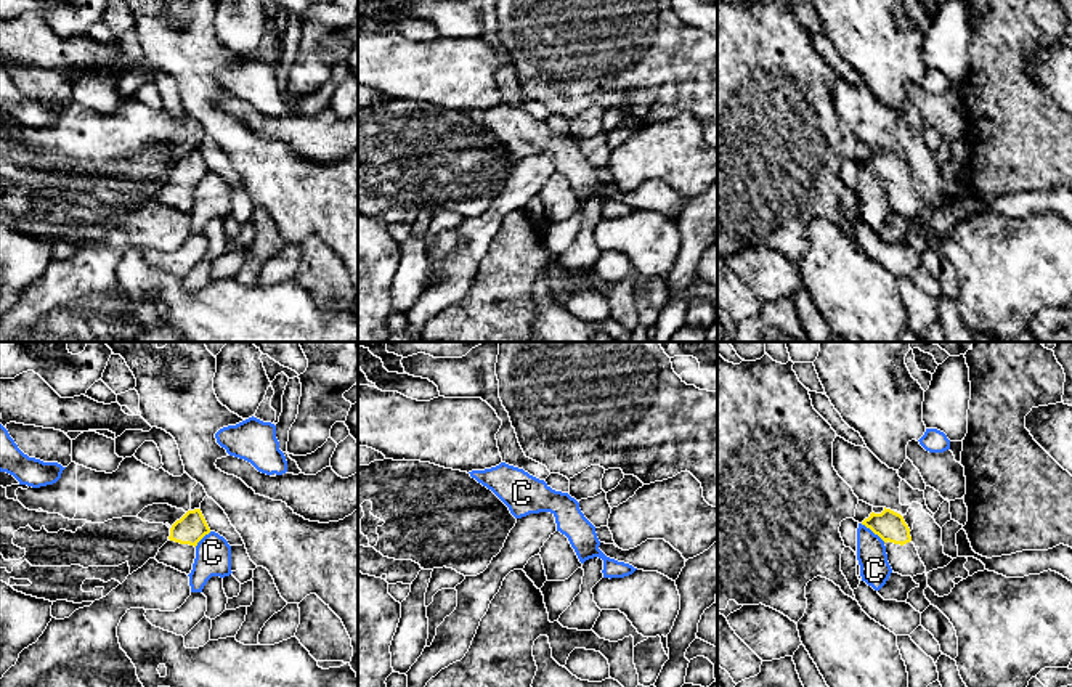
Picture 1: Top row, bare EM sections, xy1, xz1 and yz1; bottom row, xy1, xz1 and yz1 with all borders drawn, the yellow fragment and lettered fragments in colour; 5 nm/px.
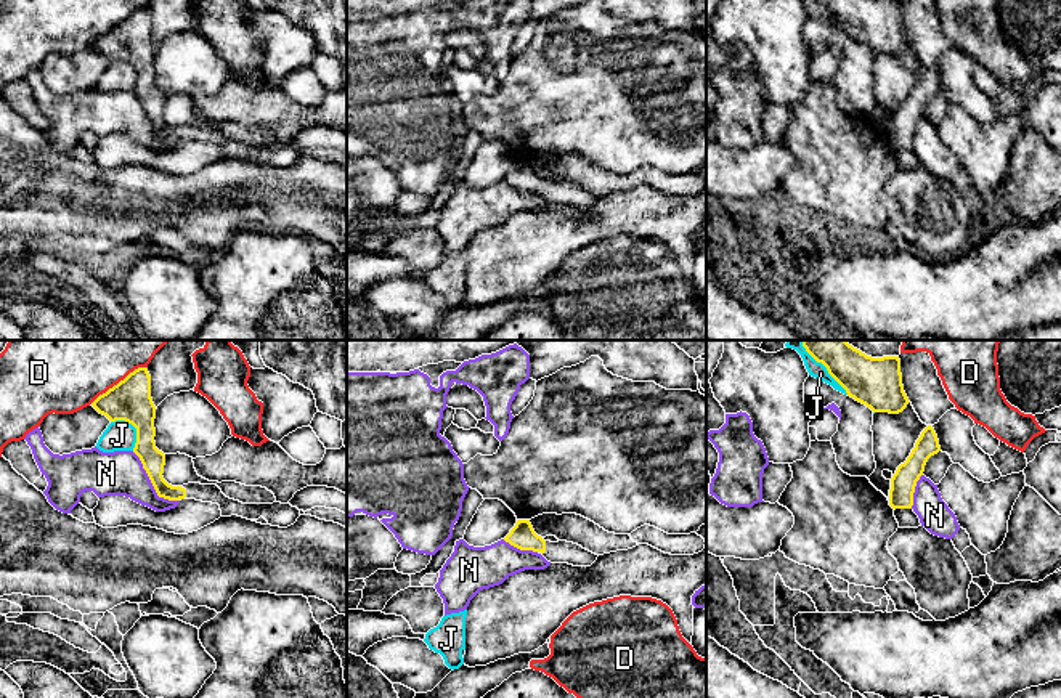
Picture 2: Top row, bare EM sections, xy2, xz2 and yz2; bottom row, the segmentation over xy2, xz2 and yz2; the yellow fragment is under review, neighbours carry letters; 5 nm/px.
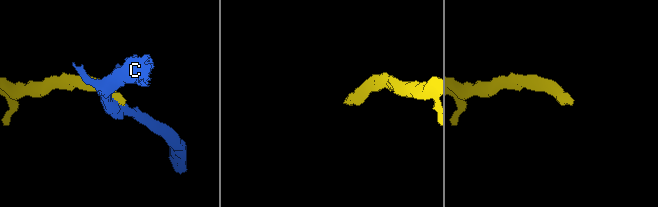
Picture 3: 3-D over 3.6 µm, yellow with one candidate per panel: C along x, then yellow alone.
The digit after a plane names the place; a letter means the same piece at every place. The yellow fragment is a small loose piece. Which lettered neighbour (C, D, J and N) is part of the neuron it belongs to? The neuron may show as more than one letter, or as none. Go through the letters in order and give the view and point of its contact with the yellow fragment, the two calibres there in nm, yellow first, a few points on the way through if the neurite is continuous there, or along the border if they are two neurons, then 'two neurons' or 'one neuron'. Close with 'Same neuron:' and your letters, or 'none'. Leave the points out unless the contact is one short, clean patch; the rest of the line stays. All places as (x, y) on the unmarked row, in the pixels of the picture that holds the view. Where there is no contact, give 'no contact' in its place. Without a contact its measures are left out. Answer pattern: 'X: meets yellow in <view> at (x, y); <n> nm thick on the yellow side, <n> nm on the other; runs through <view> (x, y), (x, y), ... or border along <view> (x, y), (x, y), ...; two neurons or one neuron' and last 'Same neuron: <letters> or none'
C: meets yellow in yz1 at (873, 172); 150 nm thick on the yellow side, 160 nm on the other; border along yz1 (860, 164), (885, 182); two neurons
D: meets yellow in xy2 at (119, 23); 220 nm thick on the yellow side, 260 nm on the other; two neurons
J: meets yellow in xy2 at (134, 66); 220 nm thick on the yellow side, 150 nm on the other; two neurons
N: meets yellow in xy2 at (151, 122); 120 nm thick on the yellow side, 220 nm on the other; two neurons
Same neuron: none

